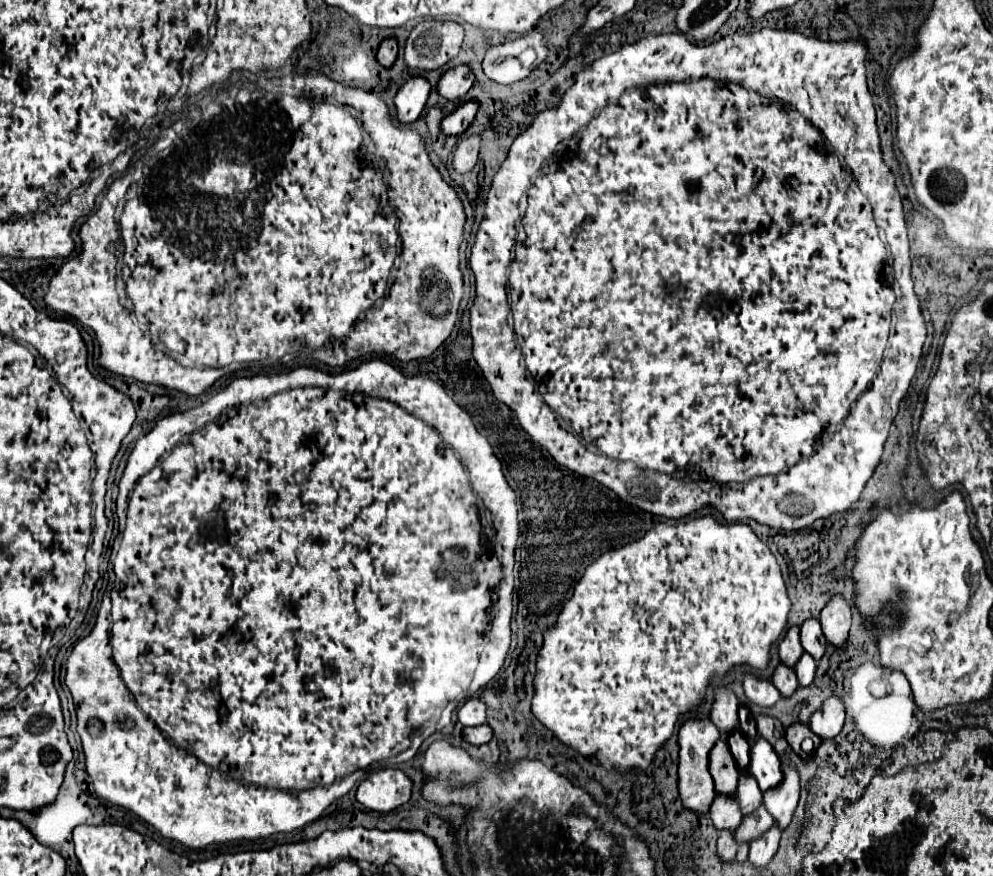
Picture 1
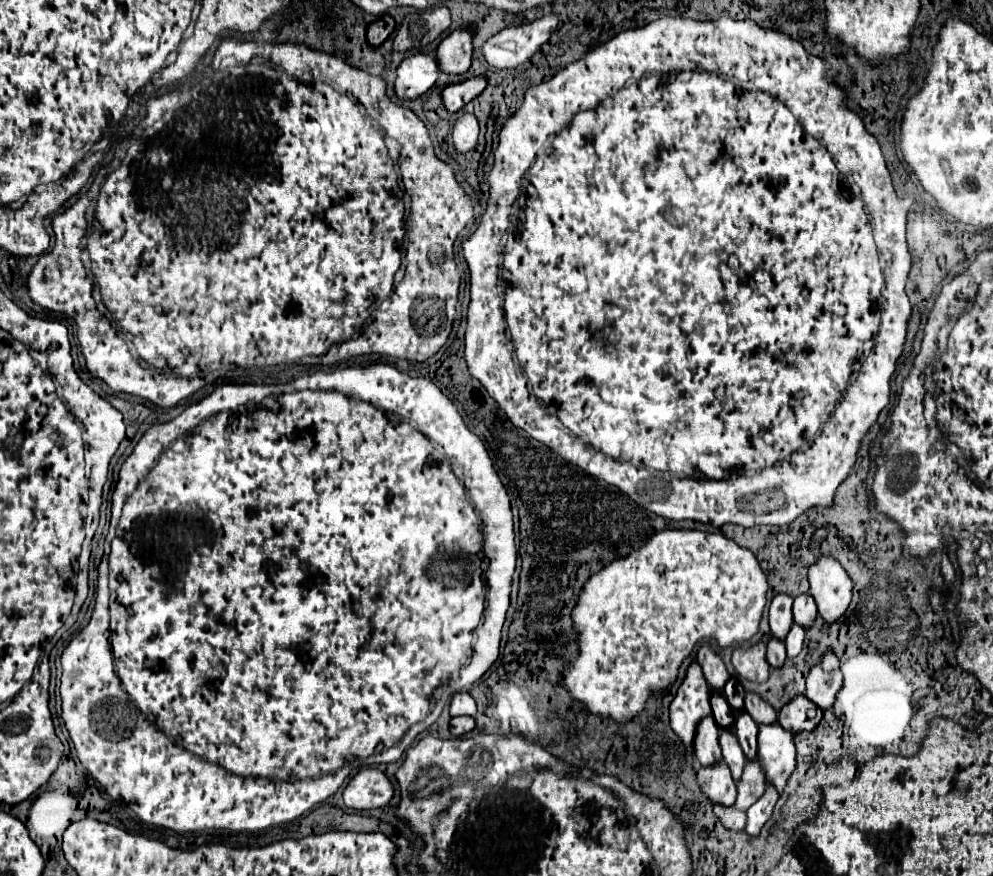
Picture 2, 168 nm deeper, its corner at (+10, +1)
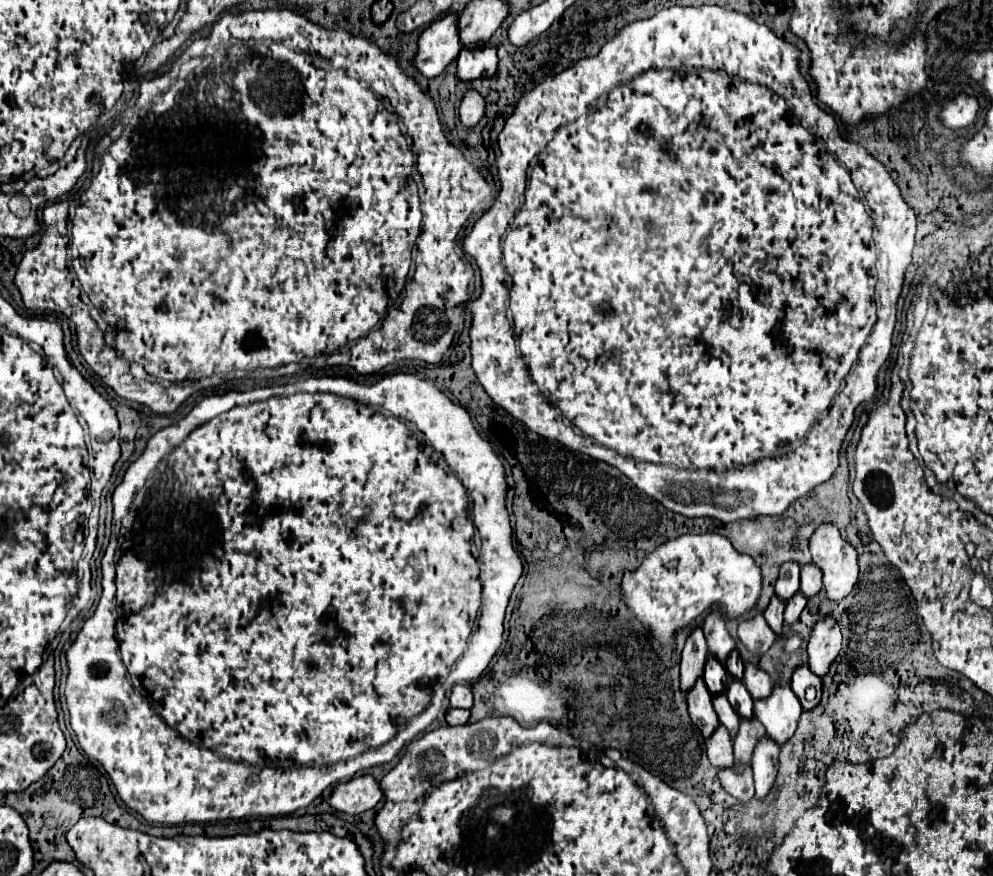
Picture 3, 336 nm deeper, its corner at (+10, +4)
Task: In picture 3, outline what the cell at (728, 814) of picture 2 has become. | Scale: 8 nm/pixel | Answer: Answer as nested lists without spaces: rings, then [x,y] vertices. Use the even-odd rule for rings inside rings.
[[[724,769],[718,773],[718,781],[722,789],[732,795],[734,799],[746,803],[754,797],[754,783],[752,783],[752,771],[746,769],[742,775],[736,775],[732,769]]]

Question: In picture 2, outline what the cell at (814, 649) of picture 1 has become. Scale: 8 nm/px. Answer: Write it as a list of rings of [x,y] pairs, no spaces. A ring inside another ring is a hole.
[[[800,594],[794,598],[794,622],[800,626],[812,626],[812,618],[816,618],[816,602],[810,594]]]

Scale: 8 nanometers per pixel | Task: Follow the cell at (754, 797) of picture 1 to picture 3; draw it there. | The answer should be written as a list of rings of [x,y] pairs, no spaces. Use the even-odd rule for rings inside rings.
[[[714,695],[712,701],[714,701],[714,709],[716,709],[716,713],[718,713],[720,723],[728,729],[730,737],[734,739],[734,737],[736,737],[736,727],[740,727],[740,717],[738,717],[736,711],[732,709],[732,705],[728,703],[726,695]]]

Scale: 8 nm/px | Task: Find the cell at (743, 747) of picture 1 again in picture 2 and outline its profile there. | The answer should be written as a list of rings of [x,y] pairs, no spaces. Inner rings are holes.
[[[712,692],[710,696],[710,704],[712,704],[712,716],[716,718],[718,726],[722,728],[730,728],[734,722],[734,712],[728,706],[728,702],[724,700],[724,696],[720,692]]]

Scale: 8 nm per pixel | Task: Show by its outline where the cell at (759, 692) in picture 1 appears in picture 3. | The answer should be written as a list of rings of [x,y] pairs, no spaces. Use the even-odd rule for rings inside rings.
[[[758,615],[750,621],[740,623],[738,639],[754,657],[758,657],[772,647],[772,639],[776,639],[776,635],[770,631],[770,627],[766,627],[764,617]]]

